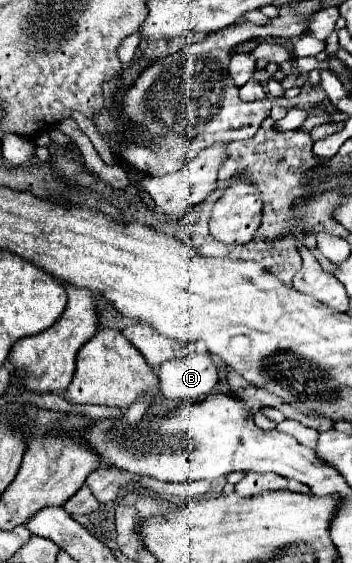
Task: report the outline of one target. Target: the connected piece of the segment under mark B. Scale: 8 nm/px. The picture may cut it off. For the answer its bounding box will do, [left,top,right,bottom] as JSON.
[160,352,218,400]

